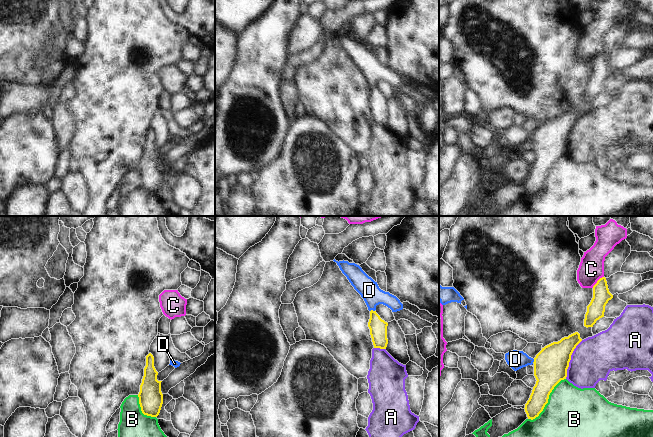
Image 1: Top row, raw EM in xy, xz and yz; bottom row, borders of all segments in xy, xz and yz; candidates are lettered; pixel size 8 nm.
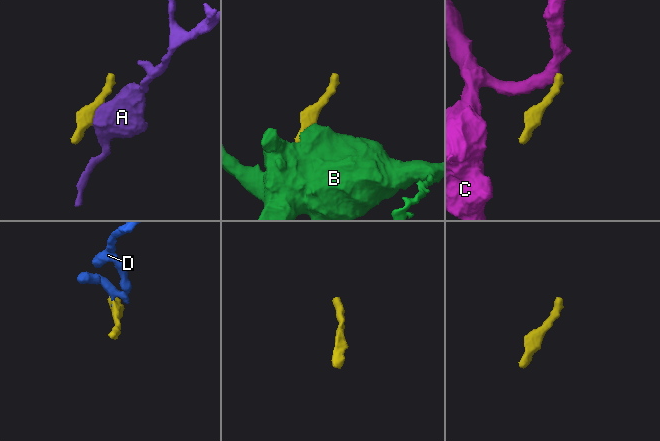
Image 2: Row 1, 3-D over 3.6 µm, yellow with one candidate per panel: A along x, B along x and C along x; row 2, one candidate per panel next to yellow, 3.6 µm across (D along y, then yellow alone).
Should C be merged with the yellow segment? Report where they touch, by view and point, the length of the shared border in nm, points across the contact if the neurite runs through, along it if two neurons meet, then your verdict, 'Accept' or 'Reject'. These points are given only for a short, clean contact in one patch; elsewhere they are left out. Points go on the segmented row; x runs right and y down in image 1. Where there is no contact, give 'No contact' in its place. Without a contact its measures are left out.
Touches yellow at yz (597, 281). Shared border 130 nm. Boundary: yz (603, 276), (592, 287). Reject

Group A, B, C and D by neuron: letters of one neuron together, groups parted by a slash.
A / B / C / D

